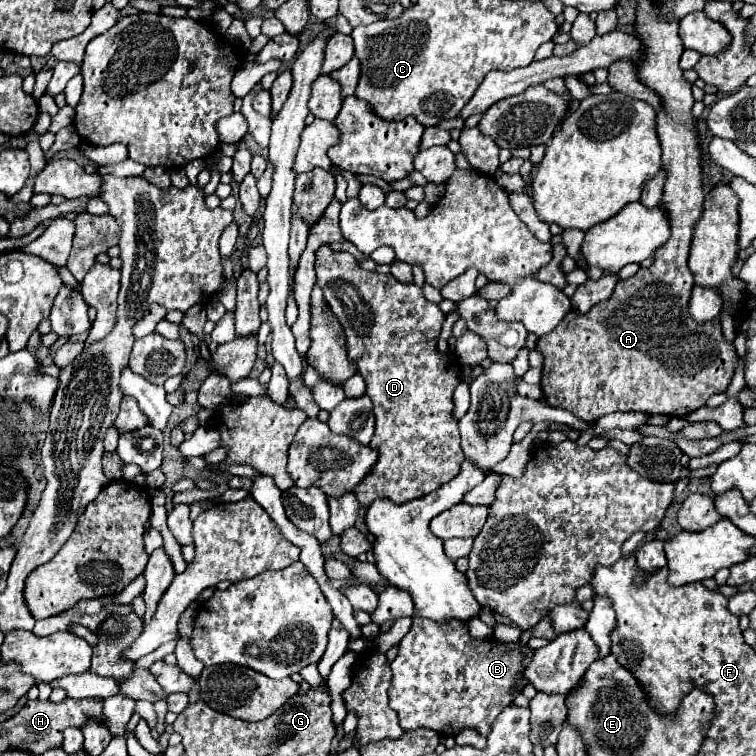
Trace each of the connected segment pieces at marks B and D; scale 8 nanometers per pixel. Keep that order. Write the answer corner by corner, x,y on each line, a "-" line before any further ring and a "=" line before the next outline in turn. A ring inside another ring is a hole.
413,616
413,626
401,640
399,656
391,664
393,676
387,692
389,706
399,714
399,724
407,732
431,728
445,736
457,736
465,728
475,728
481,736
489,736
497,714
513,704
517,686
527,684
523,670
527,668
527,662
531,662
533,654
535,650
521,646
521,642
503,644
495,638
471,638
467,624
435,624
435,620
419,620
419,616
=
321,246
315,252
317,282
323,290
327,304
331,306
339,324
343,324
347,336
347,356
357,366
357,372
367,382
367,396
375,406
375,434
371,448
379,450
379,460
371,474
363,480
369,486
363,490
361,484
355,488
357,500
367,508
375,498
387,498
393,504
405,504
409,500
431,494
459,474
463,462
463,450
459,446
459,428
453,418
453,390
459,384
461,364
453,354
437,352
437,336
445,314
437,304
429,302
421,288
415,284
401,284
393,276
367,272
359,268
355,258
347,252
333,252
329,246

